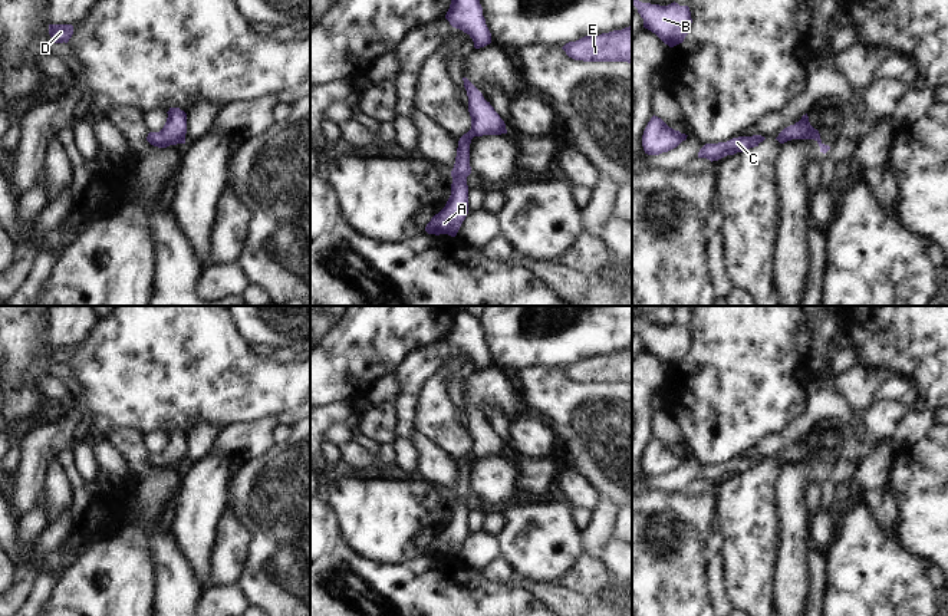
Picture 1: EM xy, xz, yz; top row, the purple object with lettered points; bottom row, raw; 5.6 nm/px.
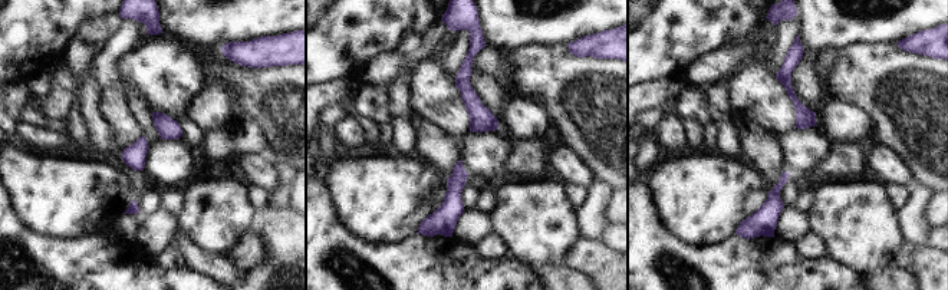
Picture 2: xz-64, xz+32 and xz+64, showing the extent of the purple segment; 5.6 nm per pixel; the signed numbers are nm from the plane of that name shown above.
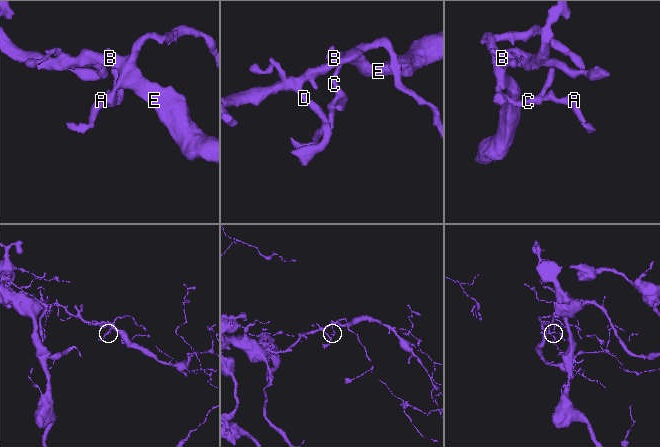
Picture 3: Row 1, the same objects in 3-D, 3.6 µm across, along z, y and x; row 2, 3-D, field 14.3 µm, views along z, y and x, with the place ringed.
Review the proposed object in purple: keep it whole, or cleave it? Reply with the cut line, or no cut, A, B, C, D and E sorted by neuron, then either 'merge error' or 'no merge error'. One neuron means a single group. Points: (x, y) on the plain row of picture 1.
no cut | A B C D E | no merge error

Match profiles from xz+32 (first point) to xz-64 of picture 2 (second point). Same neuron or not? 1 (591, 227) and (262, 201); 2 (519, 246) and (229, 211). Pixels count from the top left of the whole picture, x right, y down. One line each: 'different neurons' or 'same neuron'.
1: different neurons
2: same neuron

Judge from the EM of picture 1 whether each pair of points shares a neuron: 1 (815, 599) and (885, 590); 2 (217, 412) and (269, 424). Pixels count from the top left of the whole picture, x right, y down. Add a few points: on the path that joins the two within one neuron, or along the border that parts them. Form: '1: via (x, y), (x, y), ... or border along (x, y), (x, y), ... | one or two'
1: border along (828, 565), (822, 600) | two
2: border along (276, 415), (250, 422), (229, 424), (224, 428) | two

